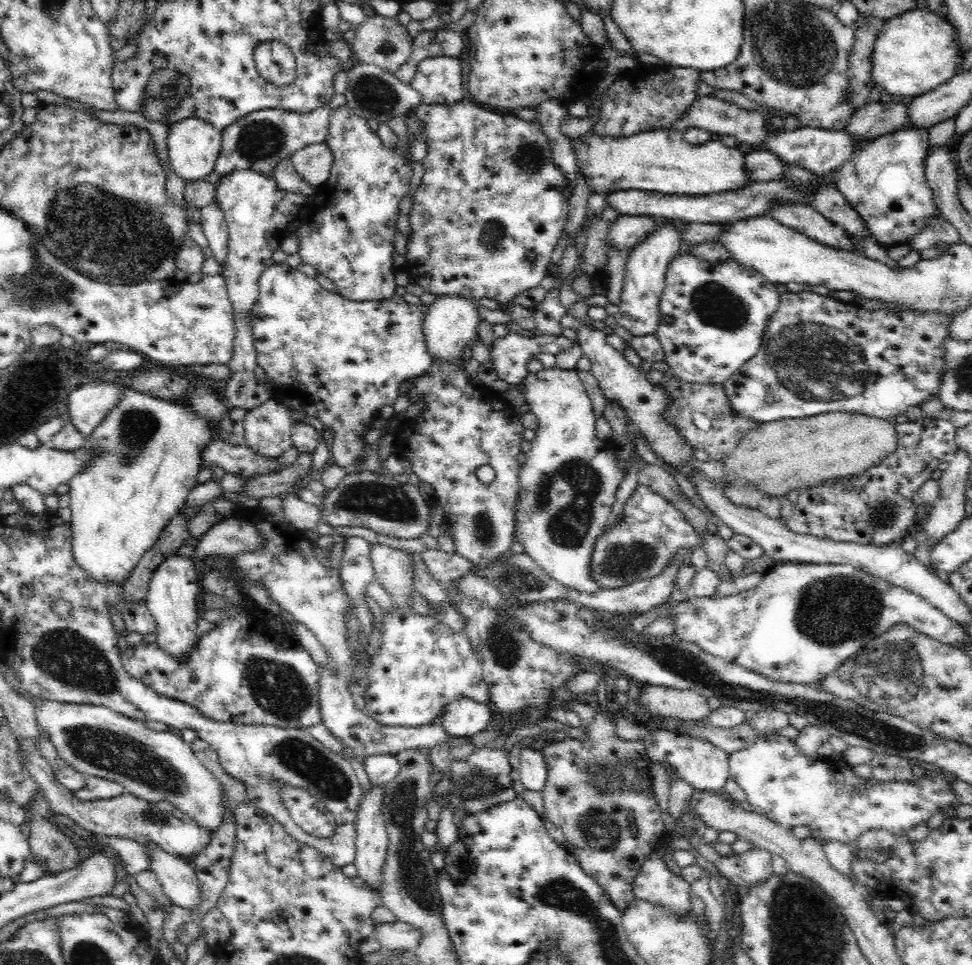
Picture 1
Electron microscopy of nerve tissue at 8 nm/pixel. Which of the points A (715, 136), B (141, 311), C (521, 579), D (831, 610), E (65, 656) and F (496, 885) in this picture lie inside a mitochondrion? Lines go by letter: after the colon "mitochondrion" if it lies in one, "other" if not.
A: other
B: other
C: mitochondrion
D: mitochondrion
E: mitochondrion
F: other

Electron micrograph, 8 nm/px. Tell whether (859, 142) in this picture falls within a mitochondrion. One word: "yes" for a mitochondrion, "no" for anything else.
no

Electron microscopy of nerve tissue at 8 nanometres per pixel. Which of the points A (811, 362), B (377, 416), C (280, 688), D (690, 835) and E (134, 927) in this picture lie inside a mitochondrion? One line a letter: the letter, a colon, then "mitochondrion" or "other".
A: mitochondrion
B: other
C: mitochondrion
D: other
E: other

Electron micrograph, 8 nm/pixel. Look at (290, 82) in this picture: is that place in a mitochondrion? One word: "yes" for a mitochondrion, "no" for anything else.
no

